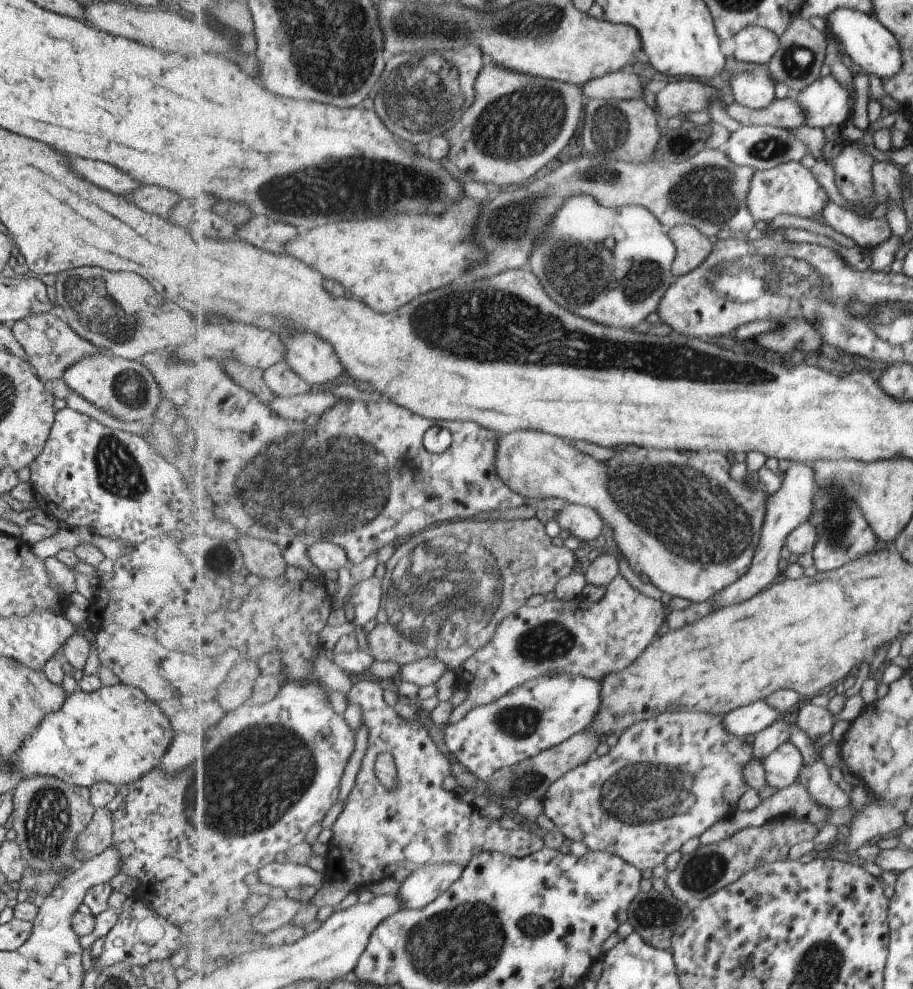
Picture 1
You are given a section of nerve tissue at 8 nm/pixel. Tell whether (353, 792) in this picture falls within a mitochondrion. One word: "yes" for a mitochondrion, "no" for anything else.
no

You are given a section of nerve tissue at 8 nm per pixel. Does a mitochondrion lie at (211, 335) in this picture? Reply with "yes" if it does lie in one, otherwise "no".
no

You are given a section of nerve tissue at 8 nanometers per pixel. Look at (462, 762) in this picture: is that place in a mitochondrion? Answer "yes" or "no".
no

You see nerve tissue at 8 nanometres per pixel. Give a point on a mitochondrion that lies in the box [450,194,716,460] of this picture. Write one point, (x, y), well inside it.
(578, 268)

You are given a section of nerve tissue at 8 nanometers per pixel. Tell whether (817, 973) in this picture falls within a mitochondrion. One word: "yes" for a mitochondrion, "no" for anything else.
yes

